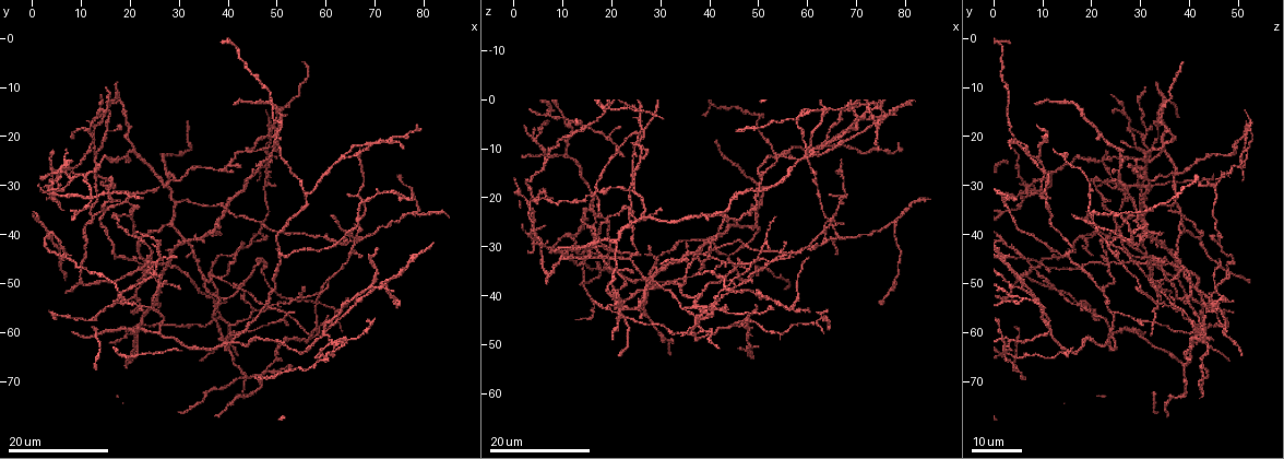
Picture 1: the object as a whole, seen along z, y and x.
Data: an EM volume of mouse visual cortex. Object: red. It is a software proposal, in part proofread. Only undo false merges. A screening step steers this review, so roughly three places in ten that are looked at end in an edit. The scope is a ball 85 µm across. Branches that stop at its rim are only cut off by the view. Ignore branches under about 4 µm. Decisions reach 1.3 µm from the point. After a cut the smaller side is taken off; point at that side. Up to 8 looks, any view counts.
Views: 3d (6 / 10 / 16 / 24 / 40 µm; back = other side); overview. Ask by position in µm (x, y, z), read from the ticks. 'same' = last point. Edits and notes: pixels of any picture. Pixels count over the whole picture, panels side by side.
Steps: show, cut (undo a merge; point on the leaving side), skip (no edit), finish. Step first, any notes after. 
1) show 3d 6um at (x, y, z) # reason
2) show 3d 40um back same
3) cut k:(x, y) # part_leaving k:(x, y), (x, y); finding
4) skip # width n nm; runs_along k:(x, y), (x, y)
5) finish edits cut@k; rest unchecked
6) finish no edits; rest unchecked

show 3d 16um at (19.0, 53.5, 2.5) # a fork

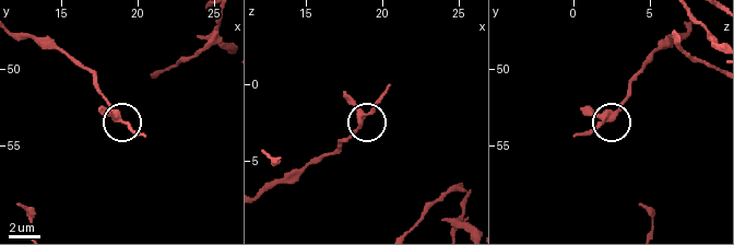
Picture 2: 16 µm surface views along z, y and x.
show 3d 10um at (18.6, 53.4, 2.6)

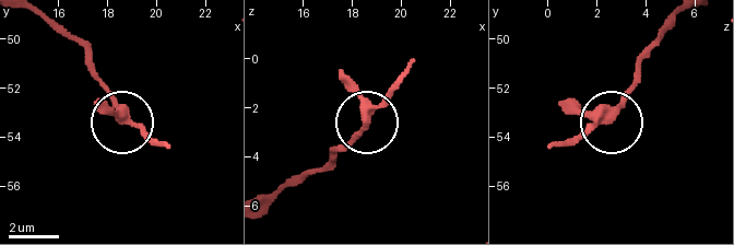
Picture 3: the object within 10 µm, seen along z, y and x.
skip # width 290 nm; one neuron here

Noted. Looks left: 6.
show 3d 24um at (15.0, 48.5, 5.0)

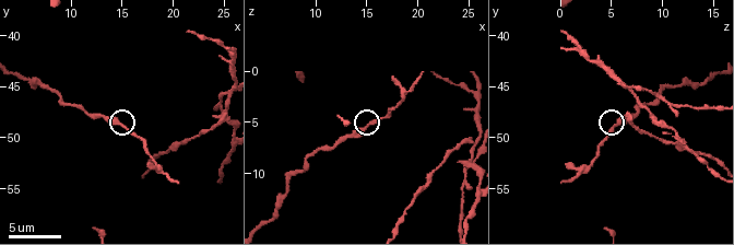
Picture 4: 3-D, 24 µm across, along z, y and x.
show 3d 6um at (14.8, 48.6, 5.6) # zoom in

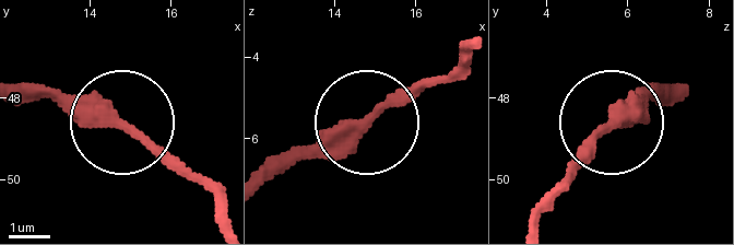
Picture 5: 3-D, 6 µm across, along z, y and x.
skip # runs_along 5:(269, 177), (453, 69); continuous, no second neuron

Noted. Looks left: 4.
show 3d 16um at (24.0, 54.5, 19.0) # two arms in line, one across

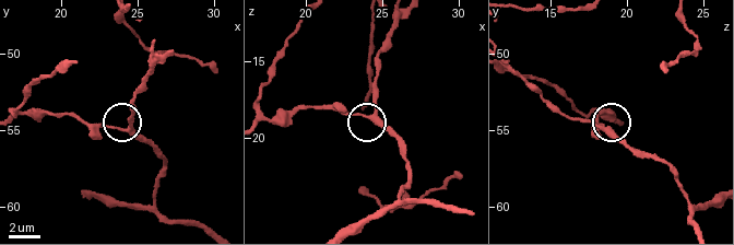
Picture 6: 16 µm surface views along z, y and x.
show 3d 6um at (24.4, 55.0, 18.8) # zoom in

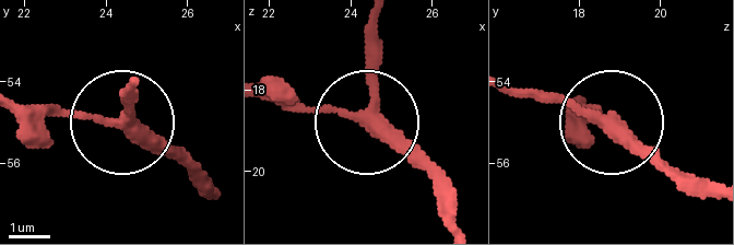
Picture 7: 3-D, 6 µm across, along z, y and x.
skip # width 270 nm; runs_along 7:(379, 19), (379, 102), (368, 119), (268, 102); all the same neuron

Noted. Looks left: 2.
show 3d 24um at (30.0, 33.5, 37.0) # three arms meet

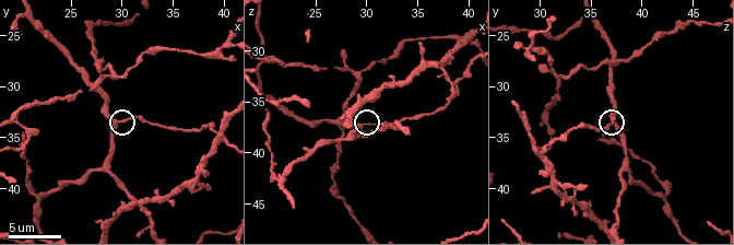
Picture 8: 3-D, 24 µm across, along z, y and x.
show 3d 10um at (29.8, 33.6, 37.2) # zoom in

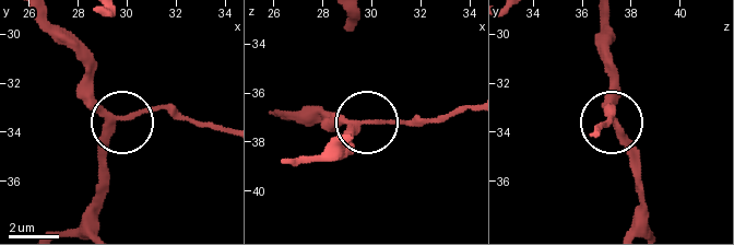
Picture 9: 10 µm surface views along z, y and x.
skip # arms 3; runs_along 9:(40, 20), (83, 63), (91, 95), (116, 116), (182, 112); one neuron here

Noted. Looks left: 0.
finish no edits; rest unchecked

